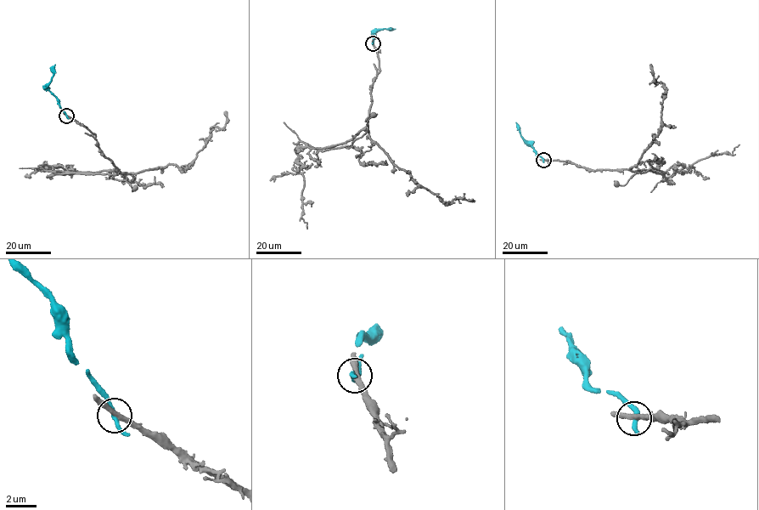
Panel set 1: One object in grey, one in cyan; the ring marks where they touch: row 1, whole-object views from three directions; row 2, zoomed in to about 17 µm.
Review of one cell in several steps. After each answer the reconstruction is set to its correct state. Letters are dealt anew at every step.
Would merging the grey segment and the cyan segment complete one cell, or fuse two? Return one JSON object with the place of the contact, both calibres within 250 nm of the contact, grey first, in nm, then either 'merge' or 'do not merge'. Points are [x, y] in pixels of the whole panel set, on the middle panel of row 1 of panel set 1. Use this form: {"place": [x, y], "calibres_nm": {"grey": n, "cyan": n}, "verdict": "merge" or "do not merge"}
{"place": [373, 43], "calibres_nm": {"grey": 320, "cyan": 280}, "verdict": "do not merge"}

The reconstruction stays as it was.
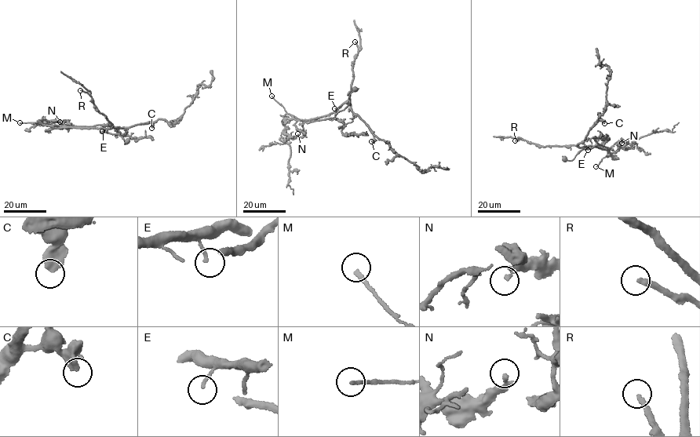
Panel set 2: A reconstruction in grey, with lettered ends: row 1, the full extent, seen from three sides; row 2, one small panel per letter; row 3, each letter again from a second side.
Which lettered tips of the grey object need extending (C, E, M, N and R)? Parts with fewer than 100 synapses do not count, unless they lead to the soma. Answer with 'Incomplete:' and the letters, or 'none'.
Incomplete: M

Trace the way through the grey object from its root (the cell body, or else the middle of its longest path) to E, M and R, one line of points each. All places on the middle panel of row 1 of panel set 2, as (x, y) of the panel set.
E: (342, 121), (345, 124), (351, 122), (355, 114), (351, 106), (345, 103), (334, 108)
M: (342, 121), (333, 118), (304, 122), (289, 114), (271, 96)
R: (342, 121), (345, 124), (351, 122), (355, 114), (348, 99), (353, 78), (353, 64), (358, 52), (355, 41)

